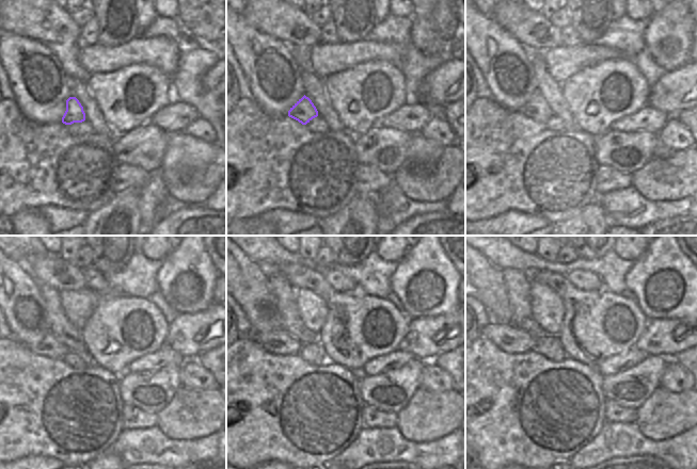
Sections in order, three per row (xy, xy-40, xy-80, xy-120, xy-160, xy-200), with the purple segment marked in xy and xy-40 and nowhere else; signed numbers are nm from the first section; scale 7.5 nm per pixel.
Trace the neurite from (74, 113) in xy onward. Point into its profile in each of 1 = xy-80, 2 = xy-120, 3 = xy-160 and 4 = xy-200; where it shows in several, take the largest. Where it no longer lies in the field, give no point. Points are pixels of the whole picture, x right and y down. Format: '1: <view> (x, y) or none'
1: xy-80 (537, 109)
2: xy-120 (49, 346)
3: xy-160 (276, 342)
4: xy-200 (510, 339)

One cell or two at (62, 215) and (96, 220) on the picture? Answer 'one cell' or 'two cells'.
two cells

